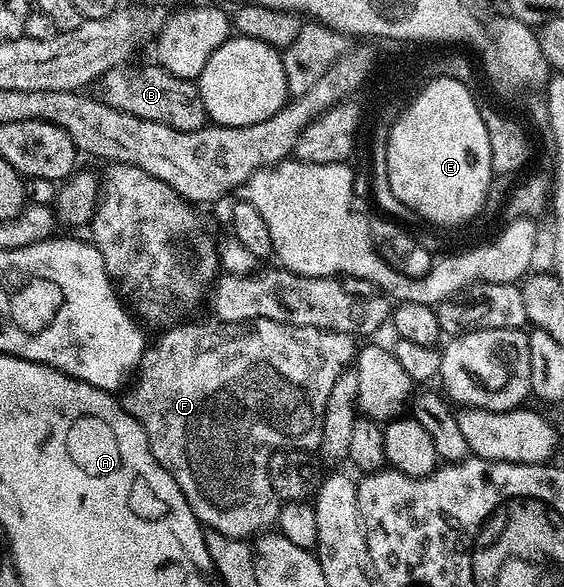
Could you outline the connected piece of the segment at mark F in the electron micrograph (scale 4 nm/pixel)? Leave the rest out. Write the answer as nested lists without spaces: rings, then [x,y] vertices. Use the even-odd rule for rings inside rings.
[[[246,320],[242,324],[222,324],[215,332],[206,324],[186,323],[182,322],[177,326],[165,329],[159,335],[162,337],[155,344],[153,341],[142,353],[138,370],[132,377],[132,383],[125,389],[126,397],[121,397],[120,403],[128,414],[132,414],[132,418],[136,418],[136,422],[140,422],[156,462],[160,462],[160,466],[164,466],[164,470],[168,470],[168,474],[172,474],[172,478],[176,478],[176,486],[180,486],[184,498],[188,498],[188,506],[192,506],[192,514],[196,514],[203,529],[219,532],[228,538],[237,540],[254,538],[273,529],[278,523],[280,501],[277,494],[274,493],[269,476],[271,453],[288,448],[314,450],[321,445],[324,410],[328,406],[328,394],[332,391],[336,378],[340,378],[342,371],[355,363],[356,340],[355,337],[348,334],[329,332],[319,328],[305,328],[275,320]]]

